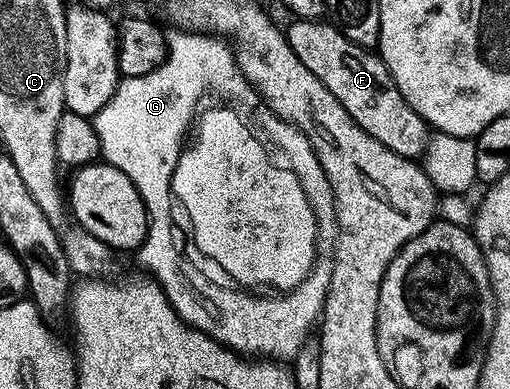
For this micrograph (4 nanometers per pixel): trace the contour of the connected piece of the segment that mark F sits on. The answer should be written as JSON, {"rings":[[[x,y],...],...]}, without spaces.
{"rings":[[[295,19],[291,23],[291,26],[286,26],[285,32],[289,47],[293,47],[293,55],[297,55],[297,59],[301,59],[301,63],[305,63],[305,67],[309,67],[309,71],[313,71],[313,75],[317,75],[321,83],[325,83],[325,91],[331,92],[333,99],[337,99],[337,103],[341,103],[341,107],[349,111],[353,123],[357,123],[361,131],[373,135],[377,143],[385,143],[389,151],[397,151],[397,155],[402,157],[422,158],[428,145],[429,126],[421,119],[421,115],[417,115],[417,111],[409,107],[409,103],[405,103],[401,91],[397,91],[397,83],[391,78],[391,73],[378,52],[363,49],[357,43],[345,39],[339,29],[322,20]]]}

